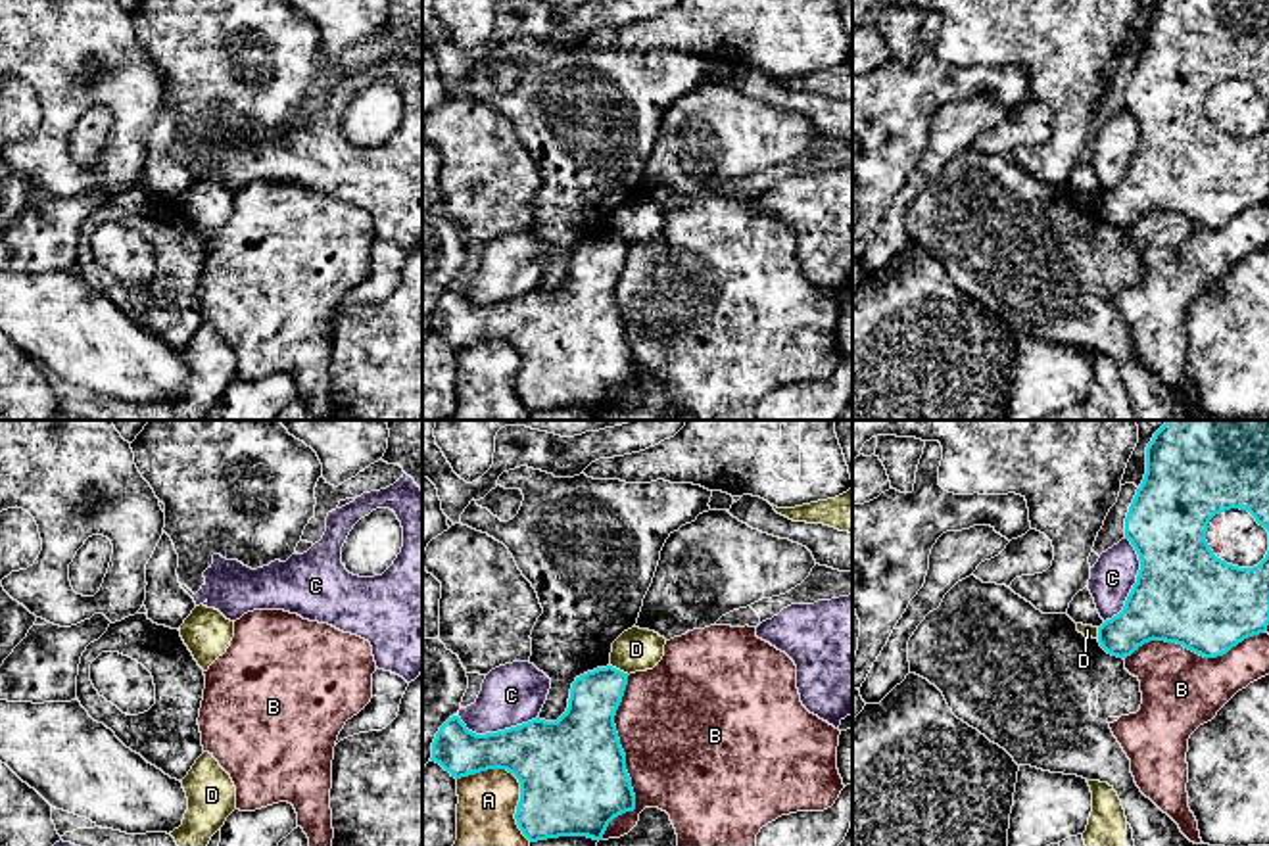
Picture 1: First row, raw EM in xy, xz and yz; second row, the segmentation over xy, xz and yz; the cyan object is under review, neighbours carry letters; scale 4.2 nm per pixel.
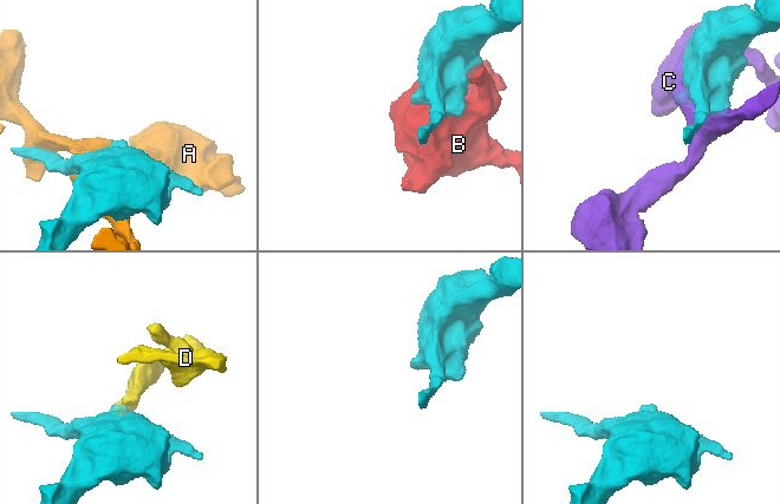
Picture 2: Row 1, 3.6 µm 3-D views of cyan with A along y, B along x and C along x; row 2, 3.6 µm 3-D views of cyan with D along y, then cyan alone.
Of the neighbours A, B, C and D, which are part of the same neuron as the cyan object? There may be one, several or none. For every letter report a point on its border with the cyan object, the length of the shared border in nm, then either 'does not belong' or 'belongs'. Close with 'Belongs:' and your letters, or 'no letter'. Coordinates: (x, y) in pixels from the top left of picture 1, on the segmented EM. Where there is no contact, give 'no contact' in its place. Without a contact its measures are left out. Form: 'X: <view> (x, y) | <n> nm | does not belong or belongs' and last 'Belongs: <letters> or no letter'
A: xz (519, 781) | 420 nm | does not belong
B: xz (624, 762) | 700 nm | does not belong
C: yz (1137, 582) | 380 nm | does not belong
D: xz (619, 670) | 90 nm | does not belong
Belongs: no letter

